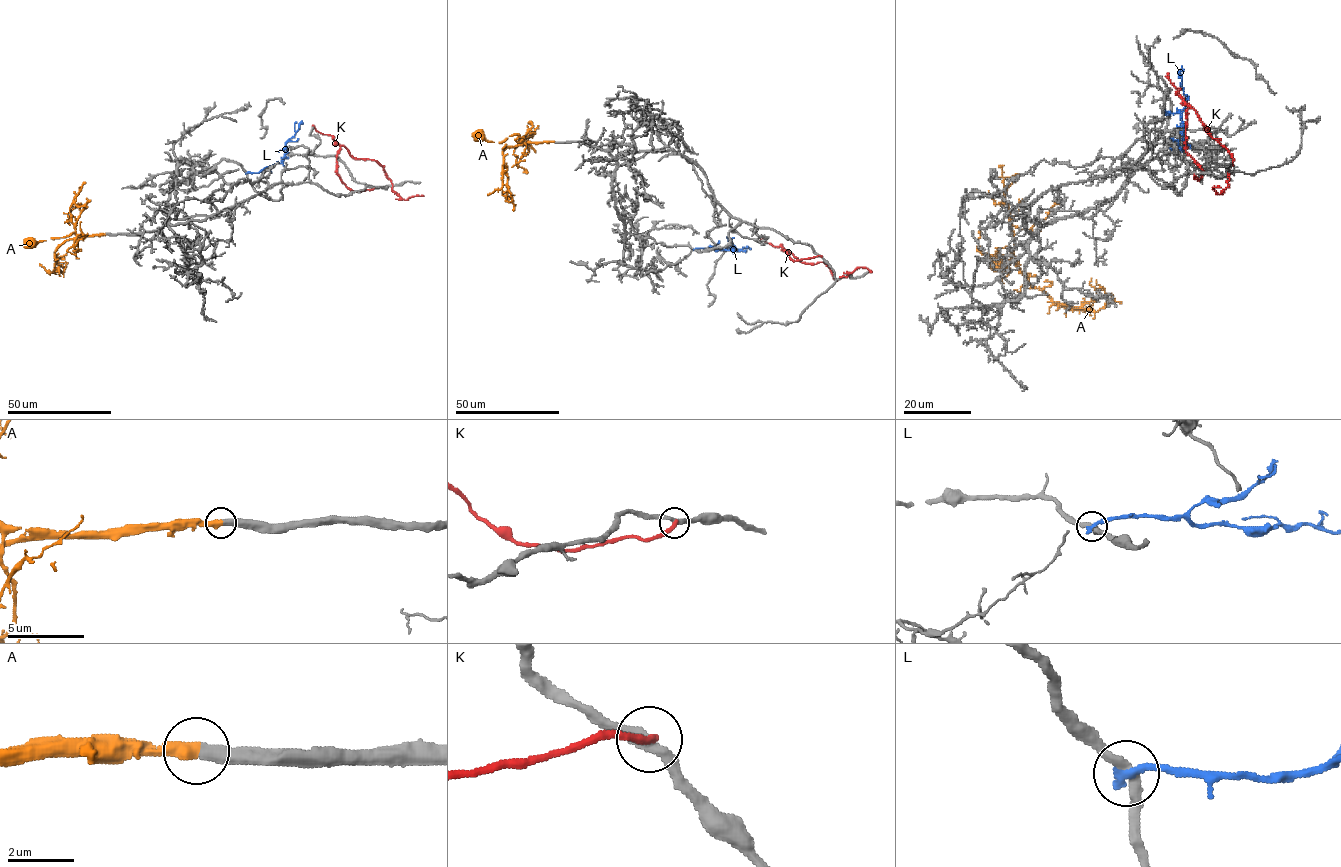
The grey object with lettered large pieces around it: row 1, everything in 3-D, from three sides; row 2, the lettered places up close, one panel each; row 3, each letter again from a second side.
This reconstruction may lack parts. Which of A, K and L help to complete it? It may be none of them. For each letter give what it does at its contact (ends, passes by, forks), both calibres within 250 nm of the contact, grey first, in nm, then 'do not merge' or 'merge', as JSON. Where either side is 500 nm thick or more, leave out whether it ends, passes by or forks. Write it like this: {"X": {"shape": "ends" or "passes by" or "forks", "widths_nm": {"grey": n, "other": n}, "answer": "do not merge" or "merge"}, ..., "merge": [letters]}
{"A": {"shape": "ends", "widths_nm": {"grey": 460, "other": 440}, "answer": "merge"}, "K": {"shape": "ends", "widths_nm": {"grey": 320, "other": 280}, "answer": "do not merge"}, "L": {"shape": "ends", "widths_nm": {"grey": 280, "other": 300}, "answer": "do not merge"}, "merge": ["A"]}

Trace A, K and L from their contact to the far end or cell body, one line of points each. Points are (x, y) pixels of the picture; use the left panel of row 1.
A: (106, 234), (80, 235), (63, 242), (55, 253), (55, 267), (59, 270), (58, 258), (66, 253)
K: (373, 188), (351, 190), (341, 180), (337, 153), (342, 145), (354, 158), (382, 166), (401, 198), (424, 196)
L: (247, 172), (258, 173), (281, 163), (287, 149), (285, 143), (302, 120)

